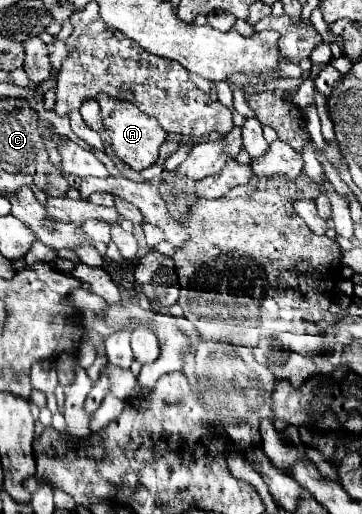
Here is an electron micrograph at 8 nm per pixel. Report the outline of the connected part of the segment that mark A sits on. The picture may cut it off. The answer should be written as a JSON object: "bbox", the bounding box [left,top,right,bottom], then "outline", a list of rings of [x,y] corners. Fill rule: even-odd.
{"bbox":[96,94,166,170],"outline":[[[98,94],[96,102],[102,108],[104,128],[108,134],[108,142],[112,144],[114,154],[134,170],[144,170],[158,160],[158,148],[166,142],[166,132],[156,122],[156,118],[146,116],[142,110],[132,106],[130,102],[116,102],[116,98],[108,98],[106,94]]]}

